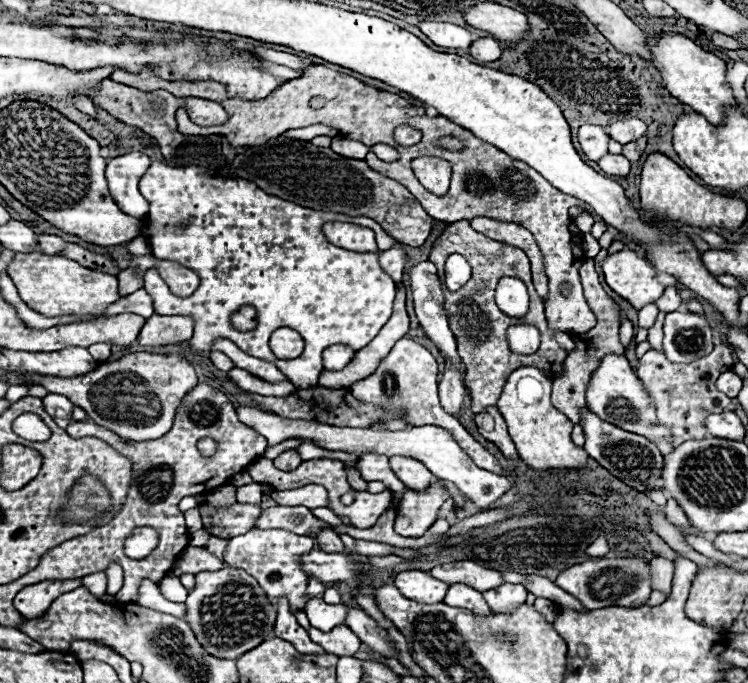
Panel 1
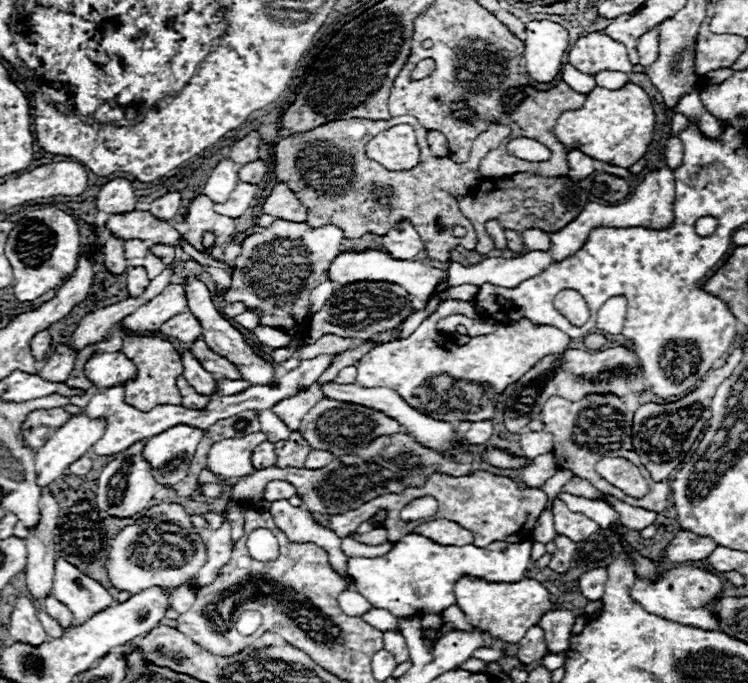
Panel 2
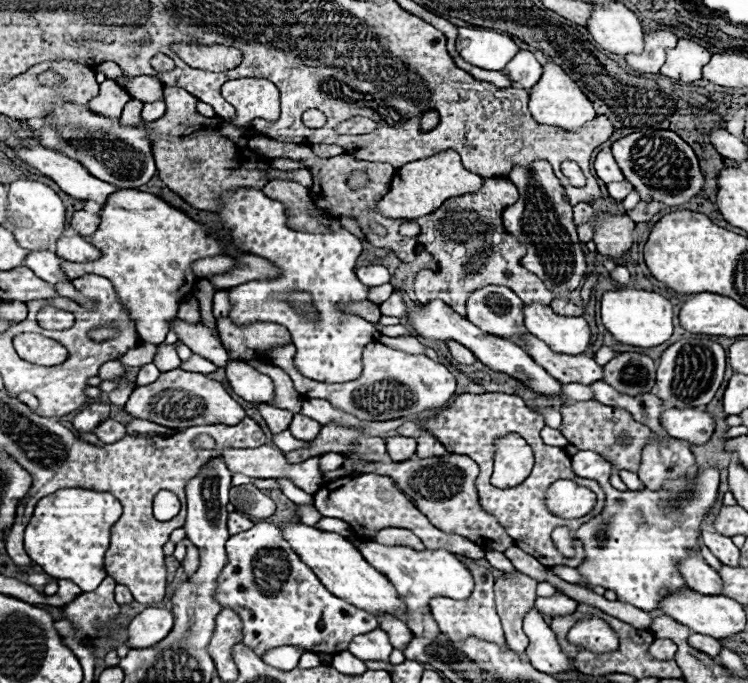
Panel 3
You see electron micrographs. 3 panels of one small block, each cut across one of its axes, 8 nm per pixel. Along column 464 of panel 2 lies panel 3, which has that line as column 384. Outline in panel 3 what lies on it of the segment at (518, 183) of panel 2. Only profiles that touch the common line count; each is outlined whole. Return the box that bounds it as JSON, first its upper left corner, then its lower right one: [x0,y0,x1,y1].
[376,150,484,220]

